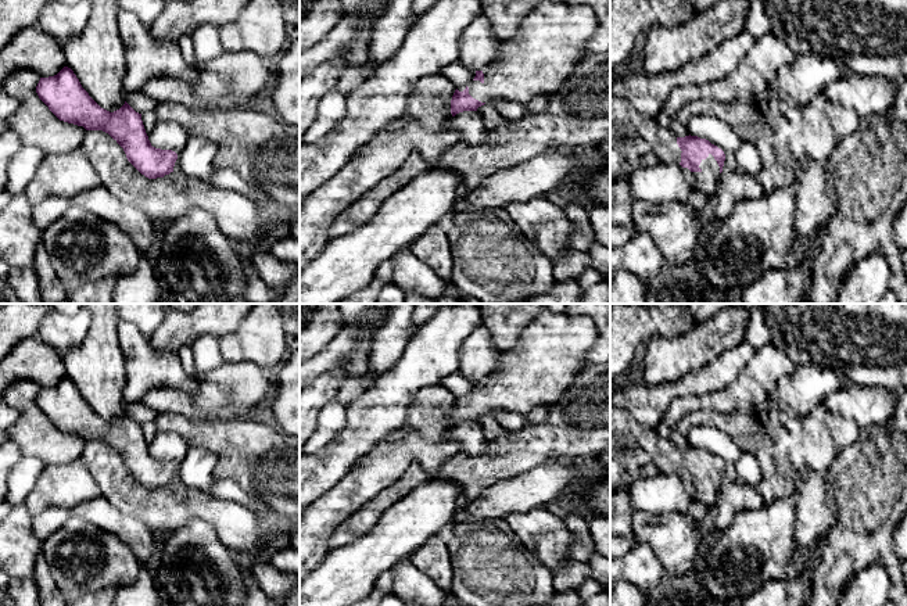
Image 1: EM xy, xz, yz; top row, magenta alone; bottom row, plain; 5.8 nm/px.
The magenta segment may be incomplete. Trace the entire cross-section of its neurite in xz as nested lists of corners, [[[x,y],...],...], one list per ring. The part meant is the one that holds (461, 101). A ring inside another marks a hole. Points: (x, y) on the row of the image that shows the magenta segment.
[[[541,0],[520,22],[516,35],[502,40],[495,61],[481,71],[467,86],[458,87],[451,100],[451,114],[477,111],[485,103],[502,98],[527,104],[542,93],[562,87],[578,62],[587,55],[585,44],[592,39],[598,18],[587,6]]]

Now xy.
[[[64,67],[54,76],[40,78],[36,93],[60,121],[108,133],[123,148],[128,161],[146,178],[157,179],[173,172],[178,154],[151,146],[141,114],[126,101],[114,112],[101,108],[71,68]]]

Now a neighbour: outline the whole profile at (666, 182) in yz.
[[[660,161],[655,166],[639,166],[631,176],[635,200],[655,204],[688,202],[691,186],[677,161]]]

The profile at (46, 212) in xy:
[[[47,197],[37,205],[32,207],[32,218],[40,230],[53,225],[69,207],[69,200],[62,197]]]

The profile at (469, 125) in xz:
[[[477,111],[456,114],[451,118],[449,126],[460,135],[462,143],[472,146],[484,143],[490,135]]]

